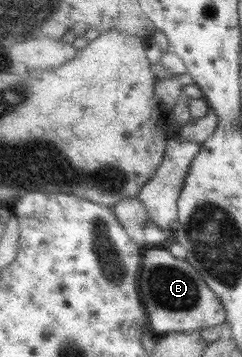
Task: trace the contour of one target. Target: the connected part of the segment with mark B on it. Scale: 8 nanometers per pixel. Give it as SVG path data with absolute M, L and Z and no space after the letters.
M161 245L146 247L142 257L141 299L146 305L150 331L161 337L168 333L199 332L225 322L226 311L220 297L193 264L174 258Z

